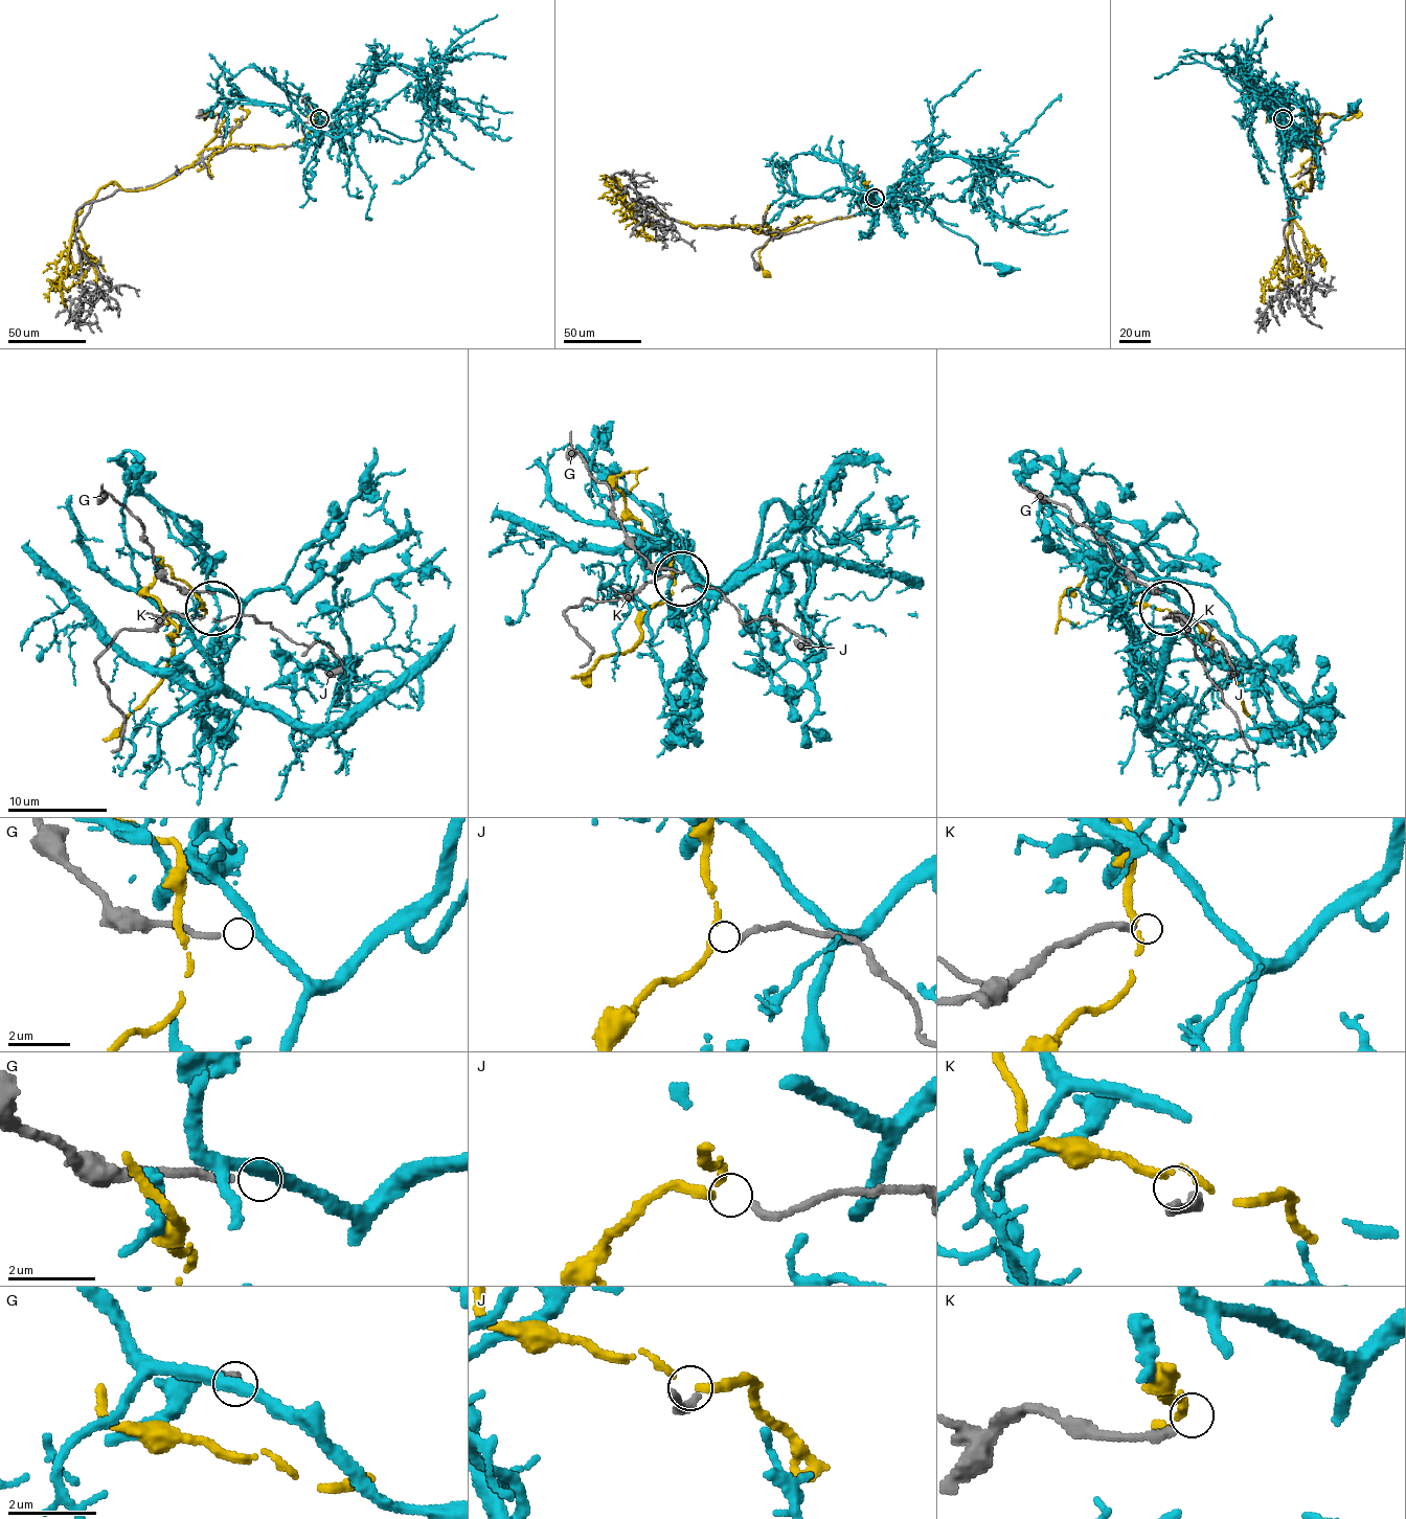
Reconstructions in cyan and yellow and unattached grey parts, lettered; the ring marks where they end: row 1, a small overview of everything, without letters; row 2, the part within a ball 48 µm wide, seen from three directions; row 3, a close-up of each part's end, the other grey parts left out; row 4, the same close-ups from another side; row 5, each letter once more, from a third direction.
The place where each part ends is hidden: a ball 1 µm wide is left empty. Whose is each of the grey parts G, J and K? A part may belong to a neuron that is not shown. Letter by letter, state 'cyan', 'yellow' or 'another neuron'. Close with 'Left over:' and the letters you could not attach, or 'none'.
G: another neuron
J: yellow
K: another neuron
Left over: G, K

